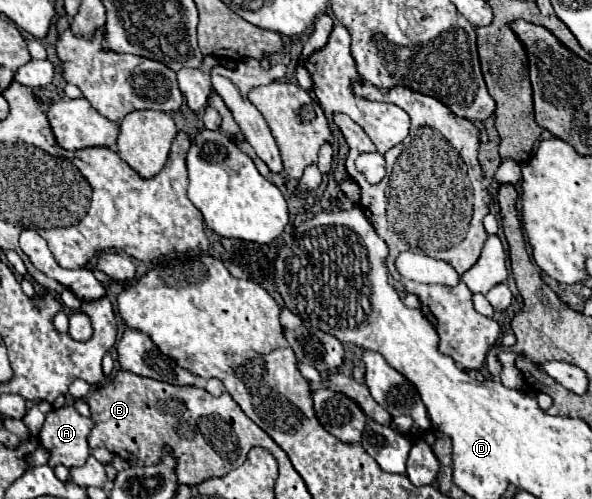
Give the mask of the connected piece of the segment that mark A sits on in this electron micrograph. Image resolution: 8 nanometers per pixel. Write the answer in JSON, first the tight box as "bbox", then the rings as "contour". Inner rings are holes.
{"bbox":[40,405,92,467],"contour":[[[72,405],[52,409],[46,413],[46,421],[40,431],[40,443],[50,451],[48,465],[80,467],[90,457],[88,435],[92,429],[92,419],[82,417]]]}

